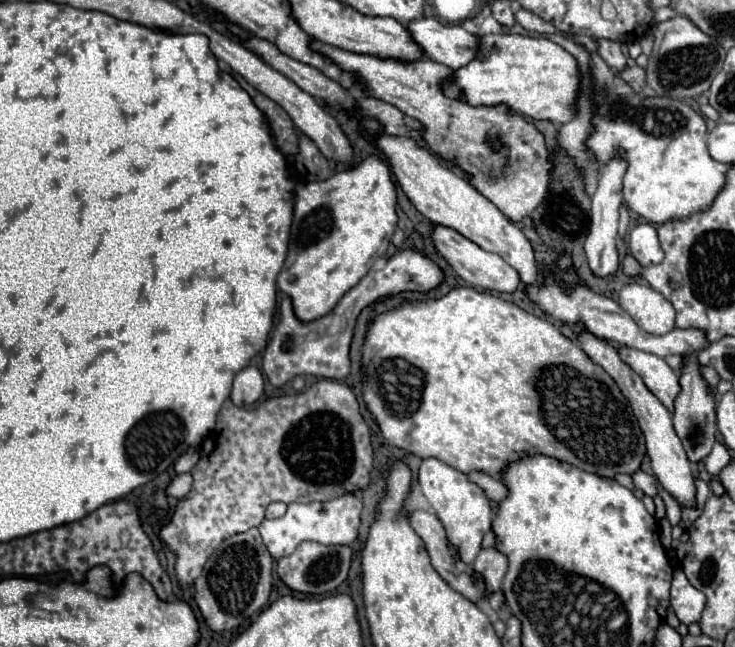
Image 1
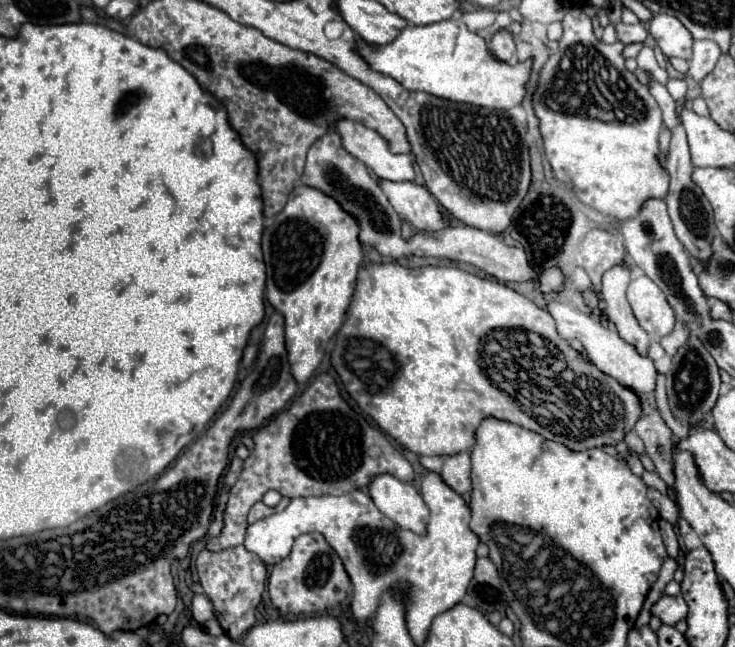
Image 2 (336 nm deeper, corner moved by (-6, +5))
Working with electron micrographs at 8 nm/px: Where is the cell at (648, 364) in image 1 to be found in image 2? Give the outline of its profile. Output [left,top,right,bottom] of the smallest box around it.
[549,302,657,394]

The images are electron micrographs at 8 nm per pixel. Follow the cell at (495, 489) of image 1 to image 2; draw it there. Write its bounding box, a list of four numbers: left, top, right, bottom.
[421,452,471,496]

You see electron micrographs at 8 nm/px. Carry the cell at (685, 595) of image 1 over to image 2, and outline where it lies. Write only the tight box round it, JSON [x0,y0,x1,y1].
[651,596,687,626]

